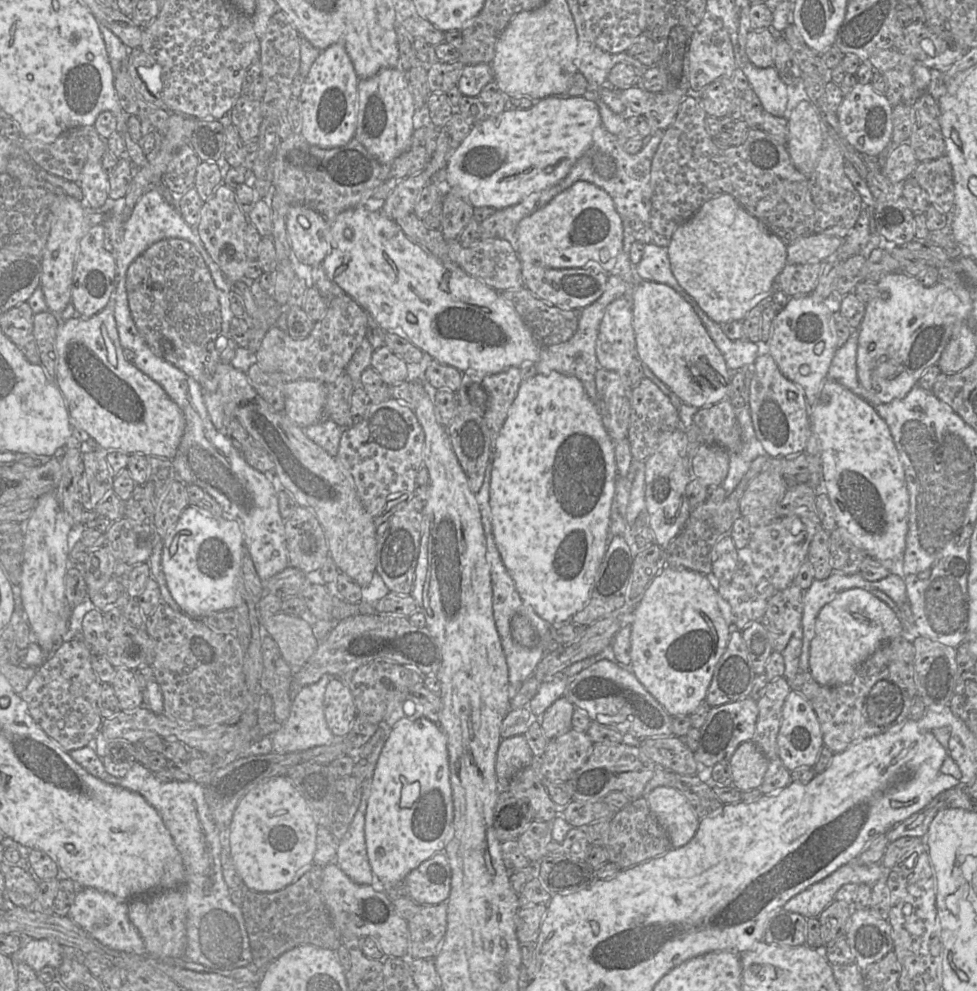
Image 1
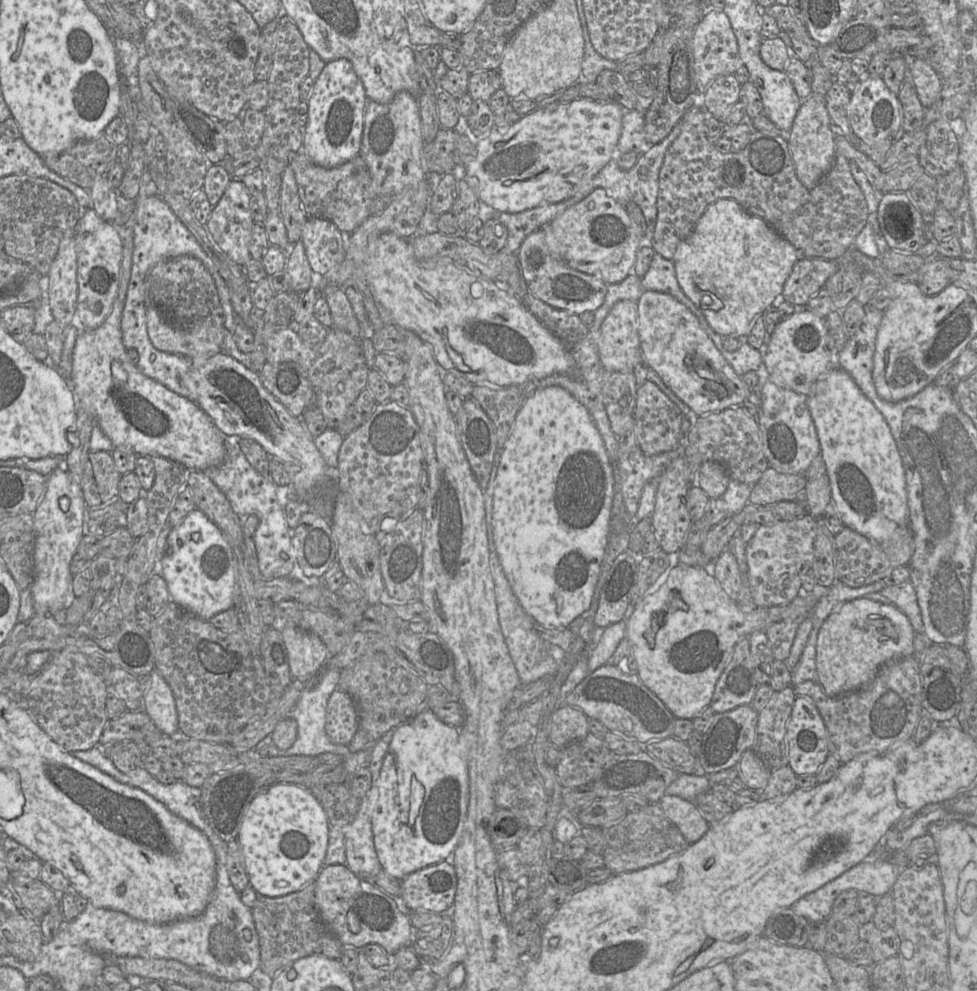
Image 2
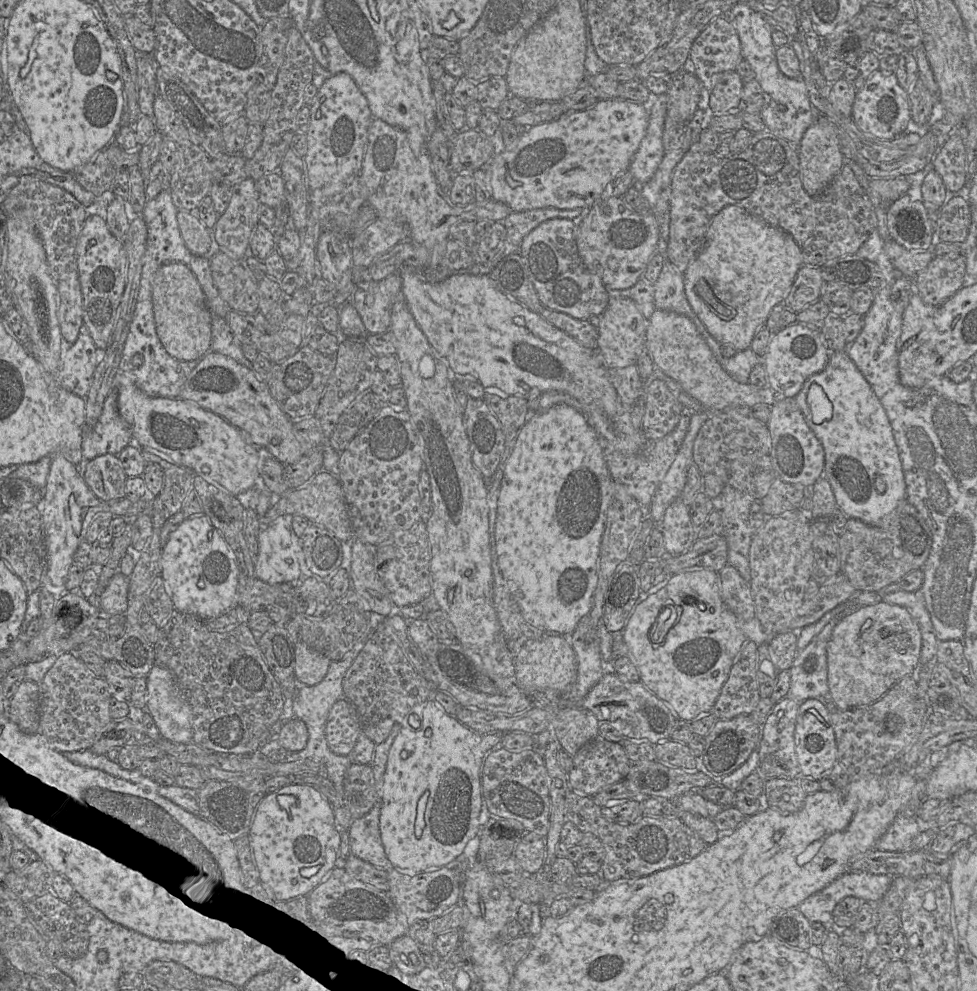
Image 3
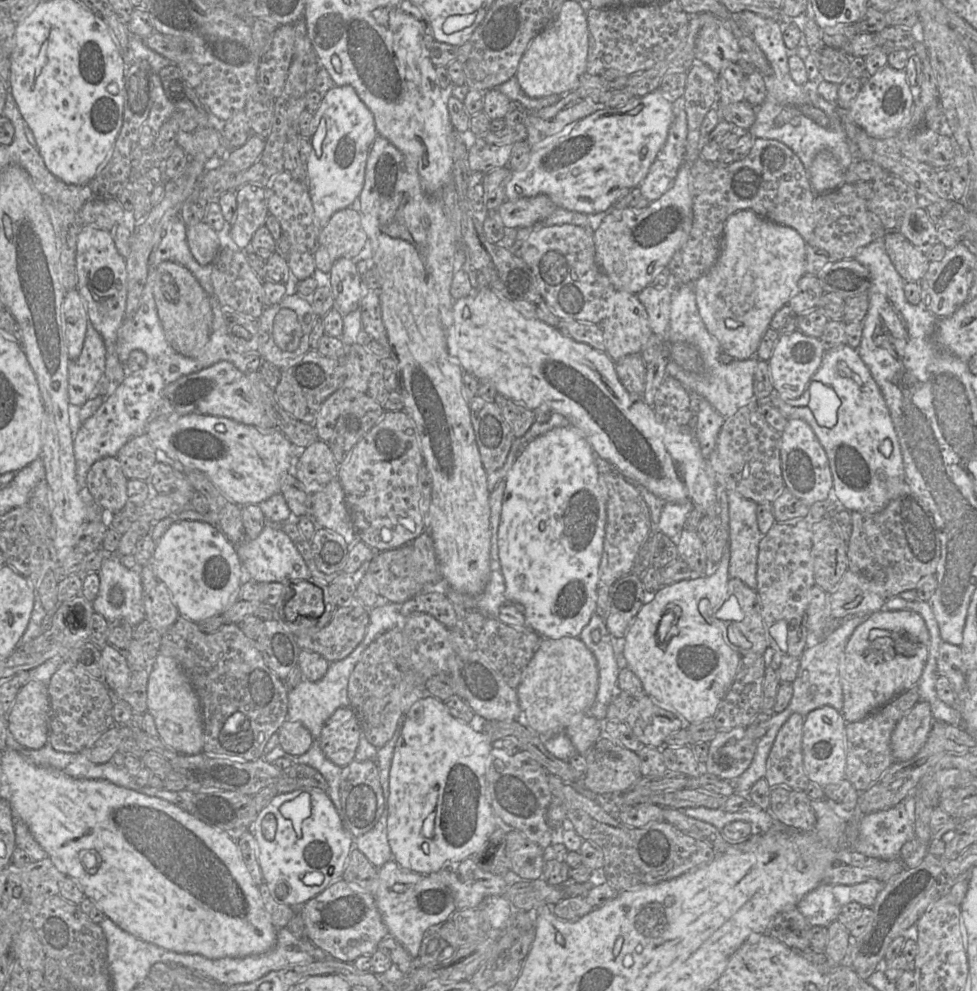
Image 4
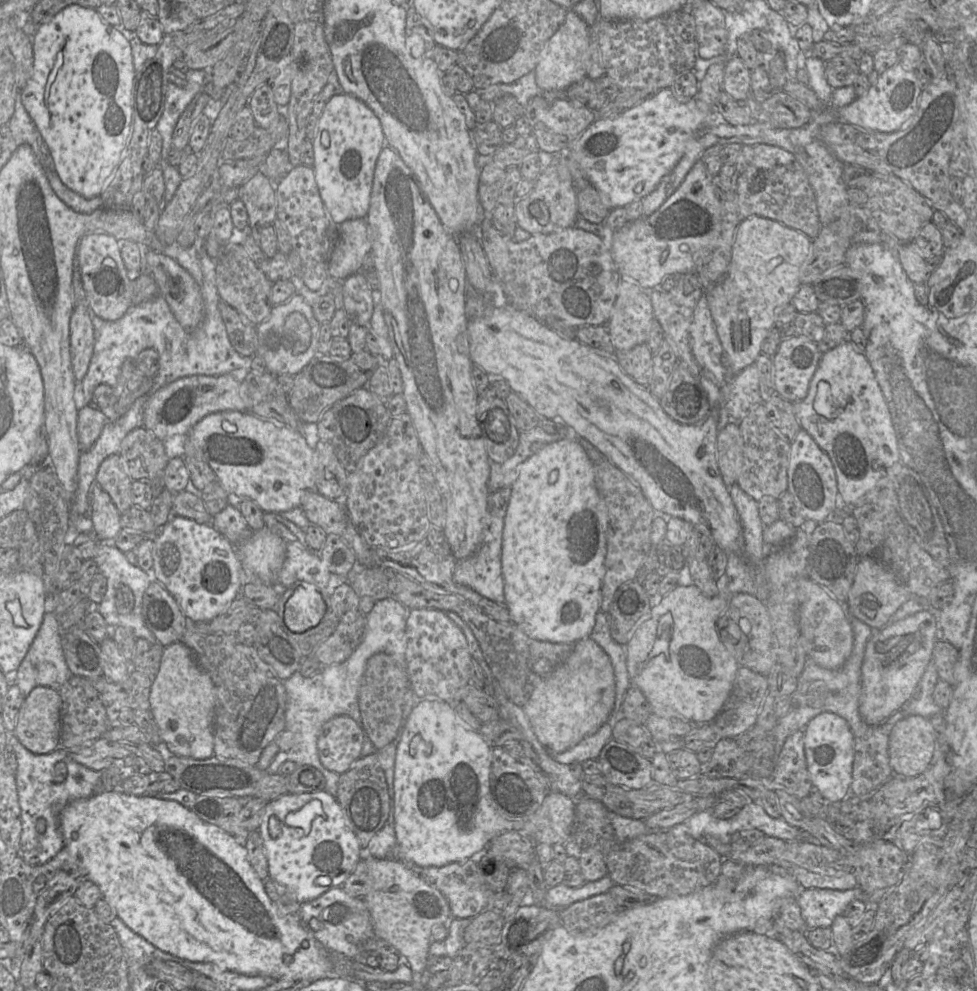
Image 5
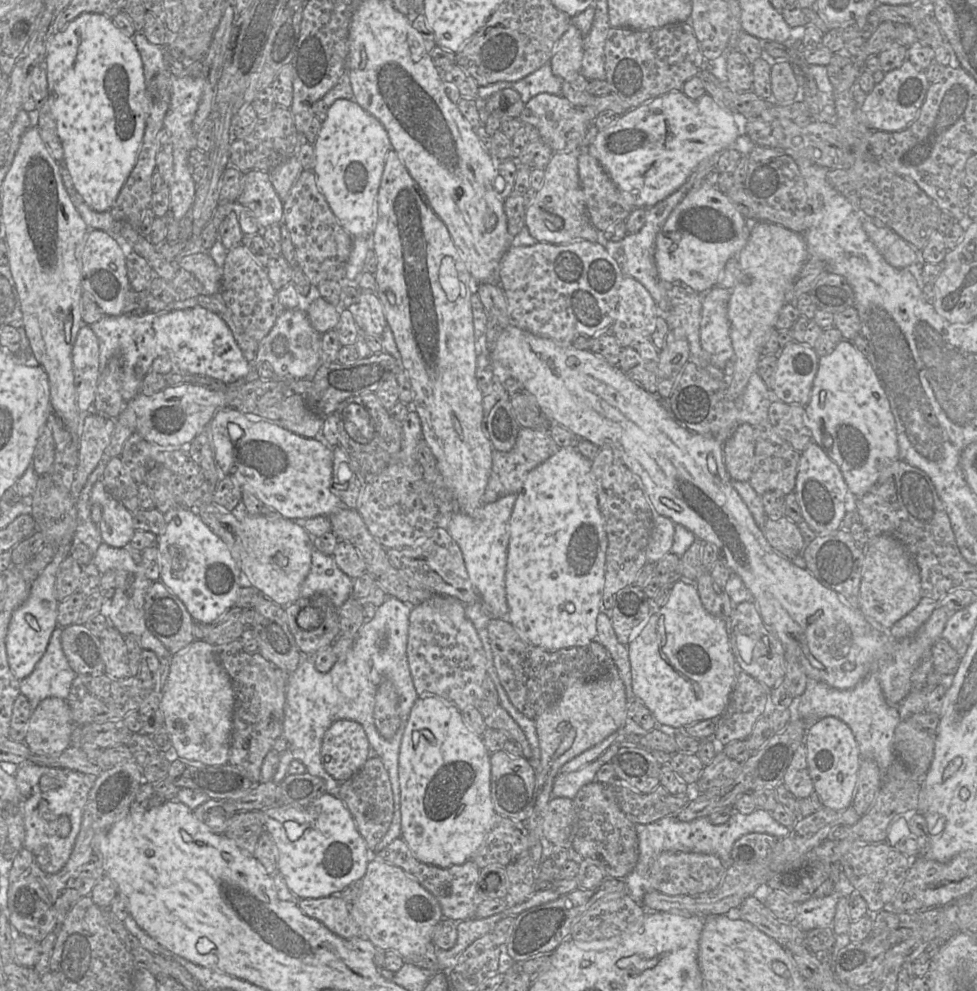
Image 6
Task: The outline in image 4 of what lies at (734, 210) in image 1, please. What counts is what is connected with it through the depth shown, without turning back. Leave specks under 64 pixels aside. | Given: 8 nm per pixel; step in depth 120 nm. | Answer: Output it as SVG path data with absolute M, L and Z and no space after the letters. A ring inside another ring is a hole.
M739 210L727 218L716 263L693 283L699 315L722 350L737 360L756 356L761 338L770 327L774 314L788 304L799 279L806 273L805 257L806 242L795 229L762 218L750 210Z

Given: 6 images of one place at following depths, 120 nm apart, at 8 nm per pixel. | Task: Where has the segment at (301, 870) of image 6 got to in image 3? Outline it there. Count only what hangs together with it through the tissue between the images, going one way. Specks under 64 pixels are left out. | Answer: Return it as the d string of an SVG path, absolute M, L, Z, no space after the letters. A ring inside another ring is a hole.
M288 784L273 793L266 794L256 808L248 837L255 864L257 885L274 903L306 899L338 863L341 836L335 827L334 809L312 785ZM309 867L317 867L317 873L309 878L302 877L300 870Z

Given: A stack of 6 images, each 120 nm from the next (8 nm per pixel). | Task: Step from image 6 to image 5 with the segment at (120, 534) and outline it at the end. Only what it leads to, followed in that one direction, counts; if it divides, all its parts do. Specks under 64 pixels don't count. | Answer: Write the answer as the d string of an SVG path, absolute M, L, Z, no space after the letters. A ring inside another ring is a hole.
M97 483L92 492L92 521L95 536L102 541L113 541L122 529L121 513L110 495Z

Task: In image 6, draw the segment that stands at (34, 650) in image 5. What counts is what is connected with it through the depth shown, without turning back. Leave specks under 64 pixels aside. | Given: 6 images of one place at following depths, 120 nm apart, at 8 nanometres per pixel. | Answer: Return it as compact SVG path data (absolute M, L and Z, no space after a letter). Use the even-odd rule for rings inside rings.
M60 626L55 628L47 649L33 672L20 680L21 693L28 698L32 710L48 697L67 700L77 676L62 649L62 629Z

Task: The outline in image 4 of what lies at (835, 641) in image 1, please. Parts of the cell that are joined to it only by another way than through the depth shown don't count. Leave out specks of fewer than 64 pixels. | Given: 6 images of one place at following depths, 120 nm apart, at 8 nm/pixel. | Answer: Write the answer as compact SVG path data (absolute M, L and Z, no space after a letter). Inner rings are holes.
M880 610L868 615L848 639L840 665L841 714L845 721L860 721L901 692L917 686L928 649L929 632L918 613Z

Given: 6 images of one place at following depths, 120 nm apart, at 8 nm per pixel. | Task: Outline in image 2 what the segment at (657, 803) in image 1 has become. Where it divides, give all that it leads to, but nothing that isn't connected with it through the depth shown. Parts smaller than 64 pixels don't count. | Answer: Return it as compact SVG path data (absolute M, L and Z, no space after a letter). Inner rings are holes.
M665 794L660 799L659 805L690 844L700 840L710 828L710 823L703 818L691 801Z

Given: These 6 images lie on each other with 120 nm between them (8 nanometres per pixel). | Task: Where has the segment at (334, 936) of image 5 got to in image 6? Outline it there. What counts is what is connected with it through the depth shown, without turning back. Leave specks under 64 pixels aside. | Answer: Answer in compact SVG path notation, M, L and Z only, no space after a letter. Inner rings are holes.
M338 895L300 899L298 906L305 915L317 920L341 938L362 937L360 926L353 915L353 904Z

